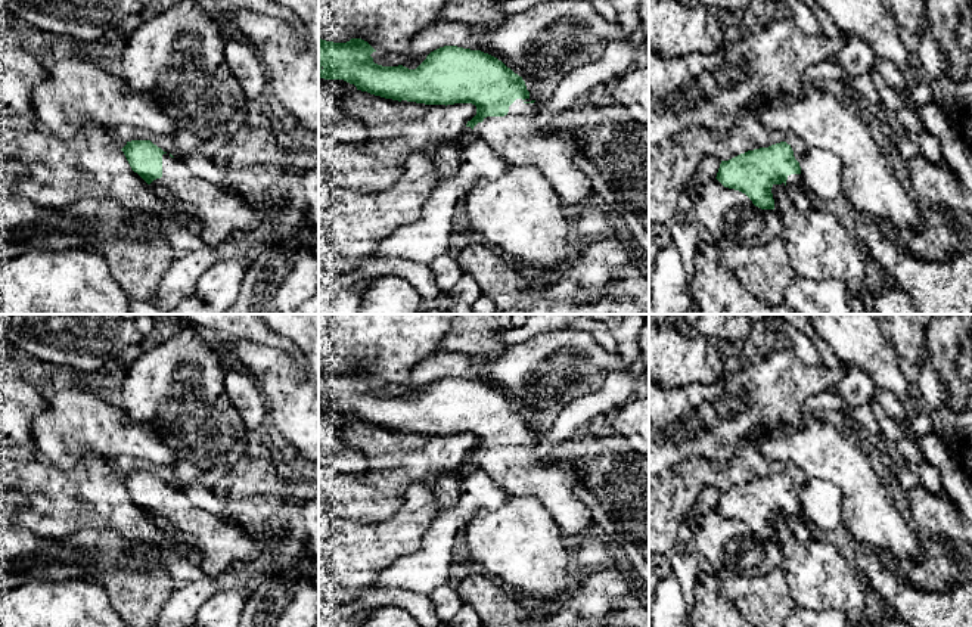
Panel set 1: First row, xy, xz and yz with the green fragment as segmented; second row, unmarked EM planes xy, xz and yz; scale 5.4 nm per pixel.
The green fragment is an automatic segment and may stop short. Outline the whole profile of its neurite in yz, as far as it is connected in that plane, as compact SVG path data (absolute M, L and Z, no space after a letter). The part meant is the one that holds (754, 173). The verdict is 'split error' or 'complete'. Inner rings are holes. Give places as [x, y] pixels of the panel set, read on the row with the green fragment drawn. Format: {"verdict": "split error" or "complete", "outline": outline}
{"verdict": "split error", "outline": "M786 142L721 161L715 179L724 187L745 193L761 209L774 209L771 193L774 184L804 189L799 162Z"}

